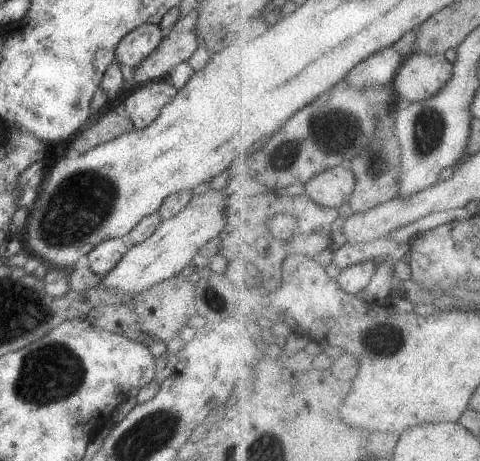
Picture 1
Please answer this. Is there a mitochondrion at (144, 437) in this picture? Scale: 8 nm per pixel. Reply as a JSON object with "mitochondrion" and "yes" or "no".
{"mitochondrion":"yes"}

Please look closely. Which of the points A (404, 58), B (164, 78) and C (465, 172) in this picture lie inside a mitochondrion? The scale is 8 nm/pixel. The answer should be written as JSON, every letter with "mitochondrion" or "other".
{"A":"other","B":"other","C":"other"}

